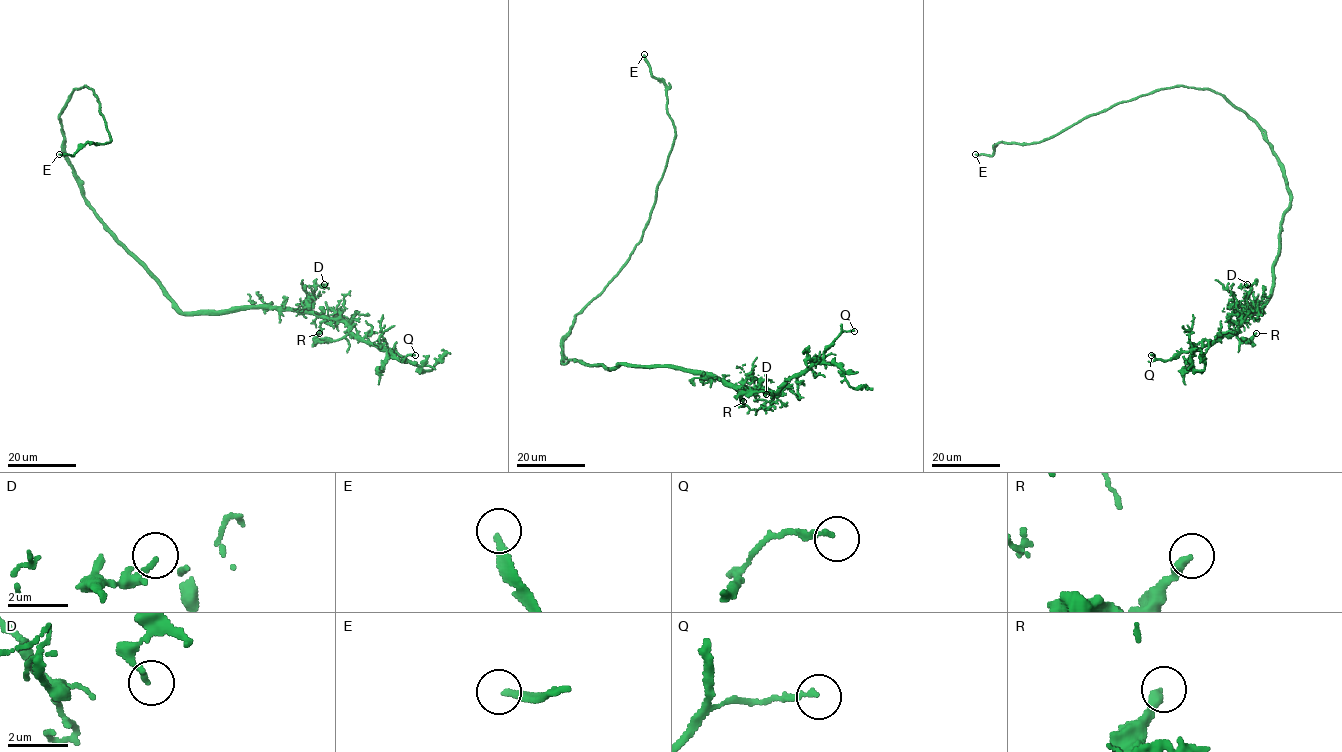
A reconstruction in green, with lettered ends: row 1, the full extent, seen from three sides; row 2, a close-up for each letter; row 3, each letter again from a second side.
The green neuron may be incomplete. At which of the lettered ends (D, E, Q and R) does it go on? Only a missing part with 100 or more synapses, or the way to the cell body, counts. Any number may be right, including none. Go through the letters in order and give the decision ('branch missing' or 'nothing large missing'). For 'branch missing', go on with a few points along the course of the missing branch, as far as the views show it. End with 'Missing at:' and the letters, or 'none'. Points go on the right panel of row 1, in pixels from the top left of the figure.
D: nothing large missing
E: branch missing | (975, 154), (964, 155), (956, 146)
Q: nothing large missing
R: nothing large missing
Missing at: E

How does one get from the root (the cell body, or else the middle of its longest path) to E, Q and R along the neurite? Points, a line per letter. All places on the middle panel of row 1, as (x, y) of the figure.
E: (569, 360), (563, 343), (575, 316), (640, 239), (676, 136), (666, 85), (644, 54)
Q: (569, 360), (606, 369), (623, 363), (671, 366), (775, 394), (790, 378), (820, 363), (840, 333), (854, 331)
R: (569, 360), (606, 369), (616, 369), (623, 363), (671, 366), (776, 393), (744, 392), (743, 401)

